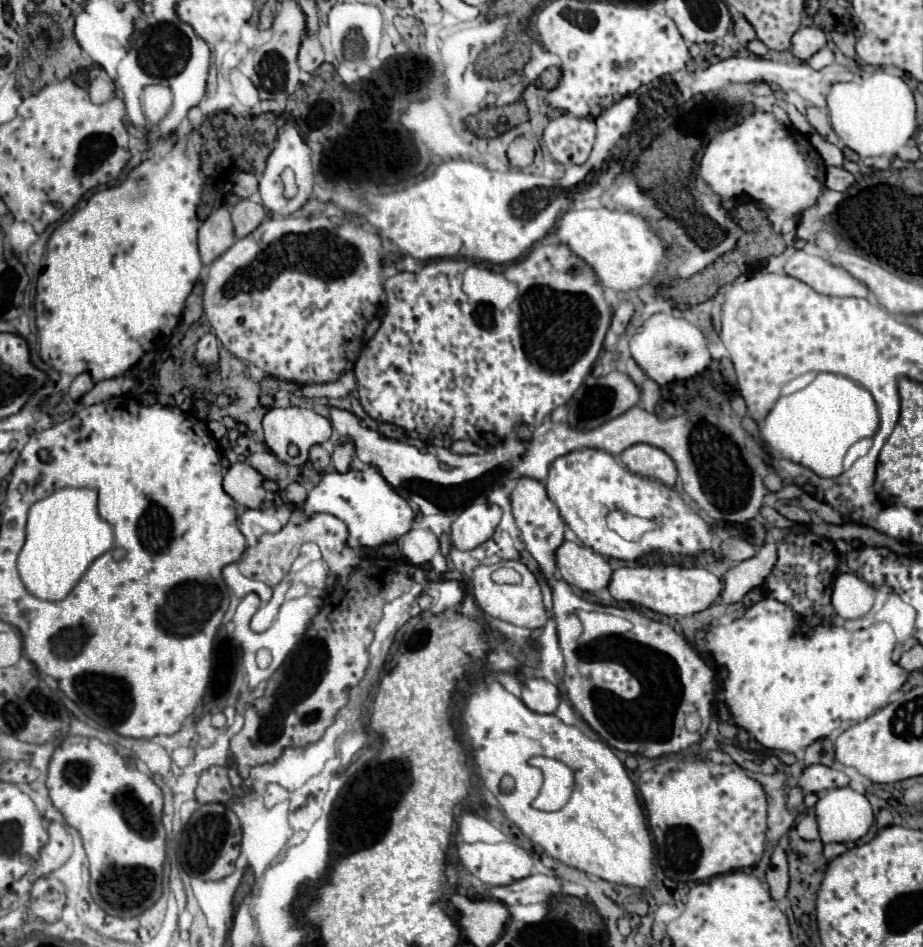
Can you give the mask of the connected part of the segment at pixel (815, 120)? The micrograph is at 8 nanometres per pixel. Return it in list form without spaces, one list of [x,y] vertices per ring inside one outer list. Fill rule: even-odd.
[[[808,106],[806,108],[806,118],[808,118],[808,122],[812,124],[812,128],[820,134],[820,136],[824,136],[824,138],[828,138],[830,142],[838,142],[838,138],[834,136],[834,132],[832,132],[832,124],[830,124],[830,118],[828,118],[828,114],[826,112],[822,112],[820,108],[816,108],[816,106]]]

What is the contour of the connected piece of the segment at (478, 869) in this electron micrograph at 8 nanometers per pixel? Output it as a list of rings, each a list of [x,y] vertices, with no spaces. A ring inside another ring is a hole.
[[[456,842],[454,852],[458,862],[484,884],[506,886],[520,878],[530,876],[530,854],[512,842],[498,844],[464,844]]]

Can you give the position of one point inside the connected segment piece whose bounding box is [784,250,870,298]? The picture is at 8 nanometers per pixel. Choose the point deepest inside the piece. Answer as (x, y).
(829, 280)

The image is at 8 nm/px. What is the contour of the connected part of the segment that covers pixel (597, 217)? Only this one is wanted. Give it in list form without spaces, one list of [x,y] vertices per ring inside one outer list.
[[[608,208],[568,210],[556,224],[556,238],[592,266],[602,286],[614,290],[636,290],[648,284],[662,266],[664,248],[660,236],[652,232],[642,216]]]

